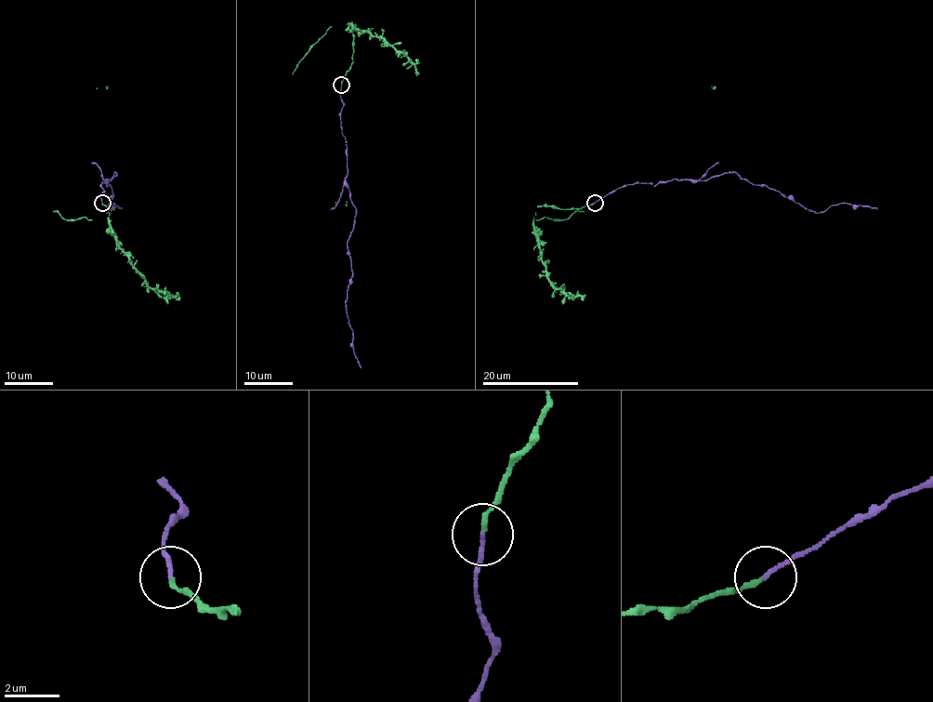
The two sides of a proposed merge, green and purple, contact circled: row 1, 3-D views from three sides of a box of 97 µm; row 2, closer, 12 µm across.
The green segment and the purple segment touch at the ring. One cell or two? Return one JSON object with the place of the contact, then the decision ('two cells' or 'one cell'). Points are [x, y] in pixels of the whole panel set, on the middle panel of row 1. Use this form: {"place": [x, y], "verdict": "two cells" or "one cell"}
{"place": [341, 85], "verdict": "one cell"}

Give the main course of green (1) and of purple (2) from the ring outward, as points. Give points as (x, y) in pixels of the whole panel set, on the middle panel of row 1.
1: (341, 84), (353, 60), (354, 27), (348, 24), (371, 35), (379, 35), (401, 52), (418, 72)
2: (341, 85), (346, 186), (355, 208), (347, 243), (351, 281), (346, 313), (361, 367)

